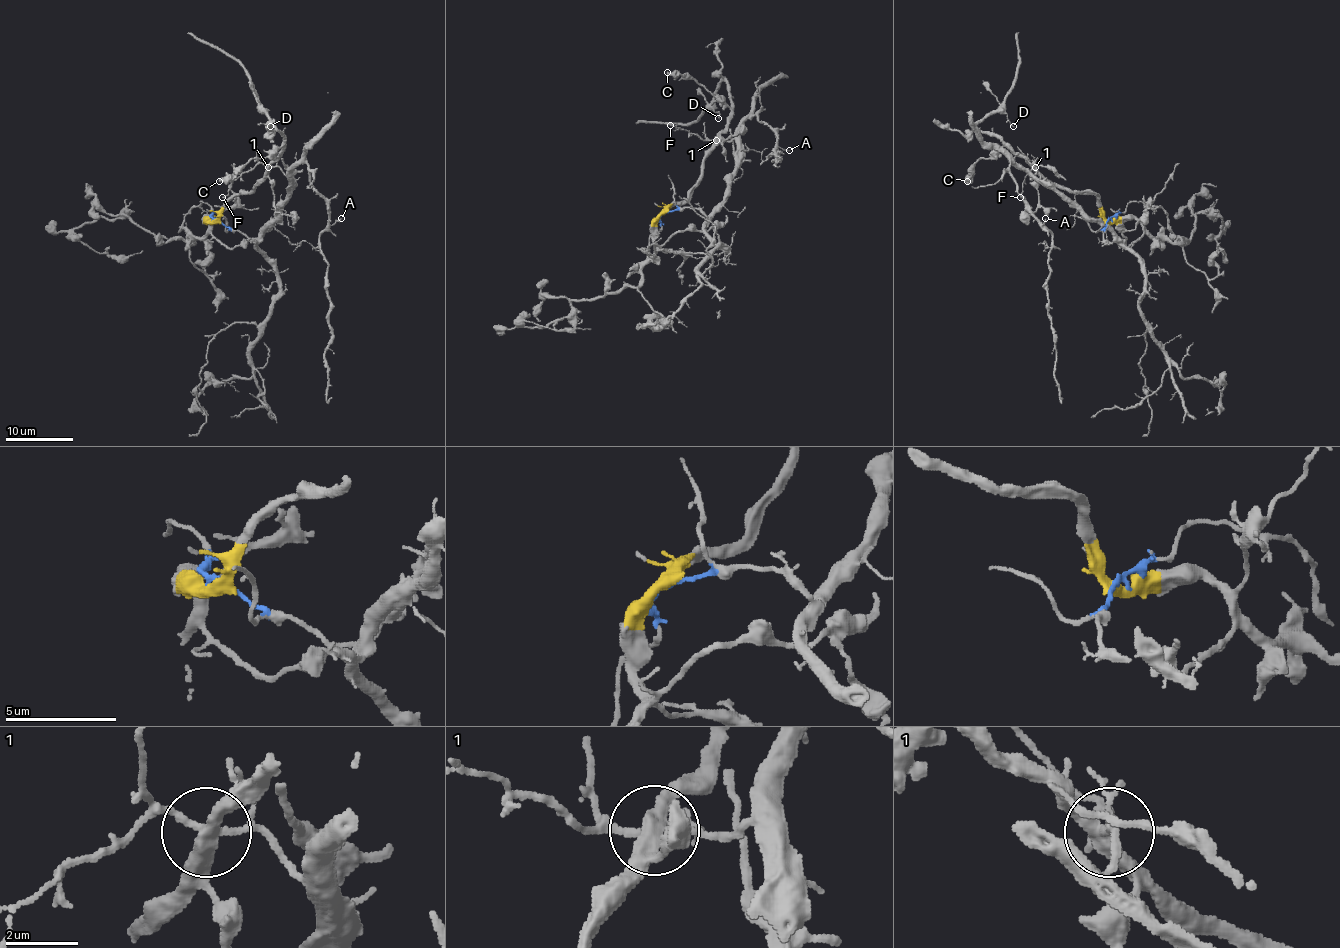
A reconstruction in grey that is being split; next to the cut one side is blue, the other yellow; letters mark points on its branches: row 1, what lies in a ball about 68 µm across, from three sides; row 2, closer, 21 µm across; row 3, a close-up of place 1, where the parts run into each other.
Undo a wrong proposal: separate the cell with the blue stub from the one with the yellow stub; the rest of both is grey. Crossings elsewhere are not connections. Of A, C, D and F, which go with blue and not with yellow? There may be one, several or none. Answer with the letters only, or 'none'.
A, F

